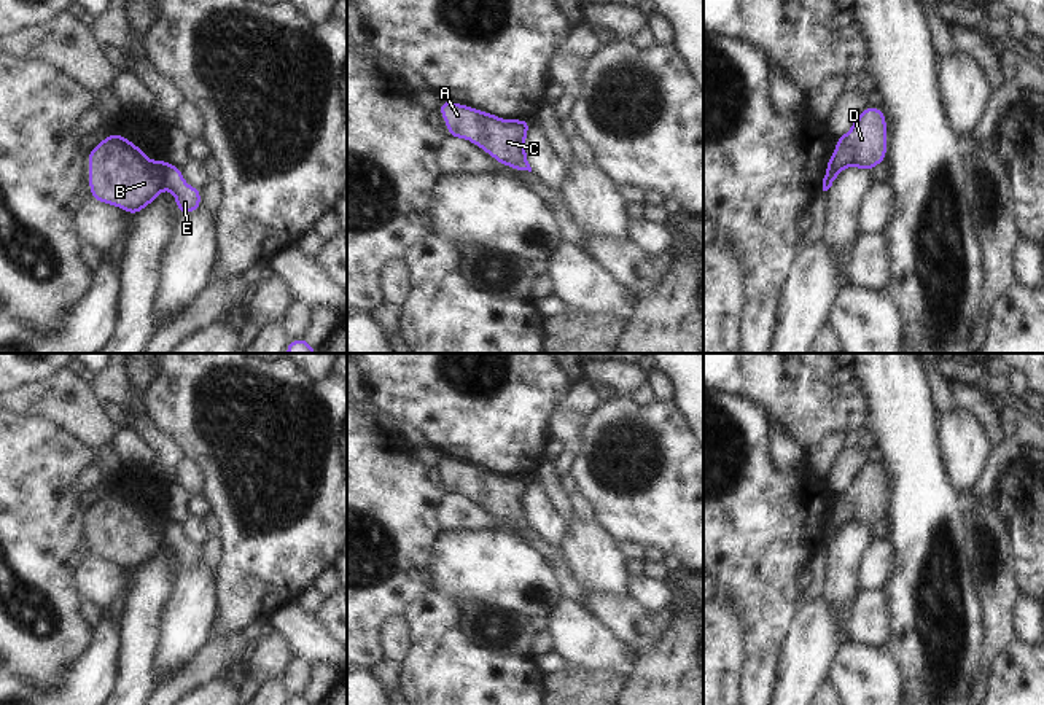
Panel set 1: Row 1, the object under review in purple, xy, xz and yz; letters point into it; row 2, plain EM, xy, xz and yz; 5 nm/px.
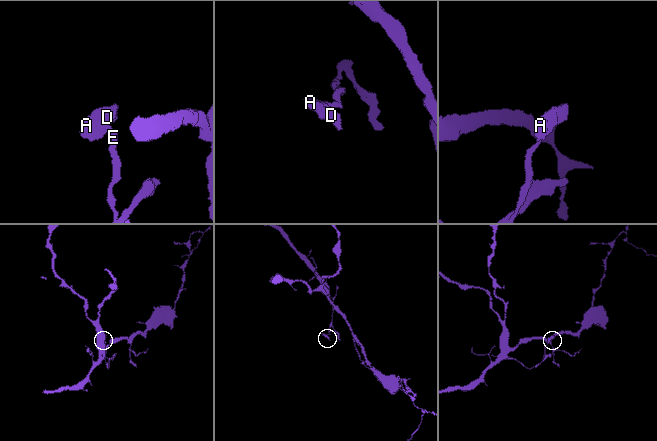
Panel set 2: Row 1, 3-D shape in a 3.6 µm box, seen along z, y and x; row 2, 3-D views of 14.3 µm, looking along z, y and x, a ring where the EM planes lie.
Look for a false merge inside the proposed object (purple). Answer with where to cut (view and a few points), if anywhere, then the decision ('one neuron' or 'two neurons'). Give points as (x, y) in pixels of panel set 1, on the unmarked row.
xy (167, 519), (164, 545) | two neurons

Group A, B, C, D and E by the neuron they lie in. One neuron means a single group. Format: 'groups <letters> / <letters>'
groups A B C D / E

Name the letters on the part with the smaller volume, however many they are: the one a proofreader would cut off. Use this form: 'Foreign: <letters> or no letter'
Foreign: A, B, C, D

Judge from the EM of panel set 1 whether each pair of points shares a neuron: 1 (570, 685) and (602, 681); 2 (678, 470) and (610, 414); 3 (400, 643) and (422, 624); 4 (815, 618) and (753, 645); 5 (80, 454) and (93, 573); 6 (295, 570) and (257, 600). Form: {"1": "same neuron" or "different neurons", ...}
{"1": "same neuron", "2": "same neuron", "3": "different neurons", "4": "different neurons", "5": "different neurons", "6": "same neuron"}

